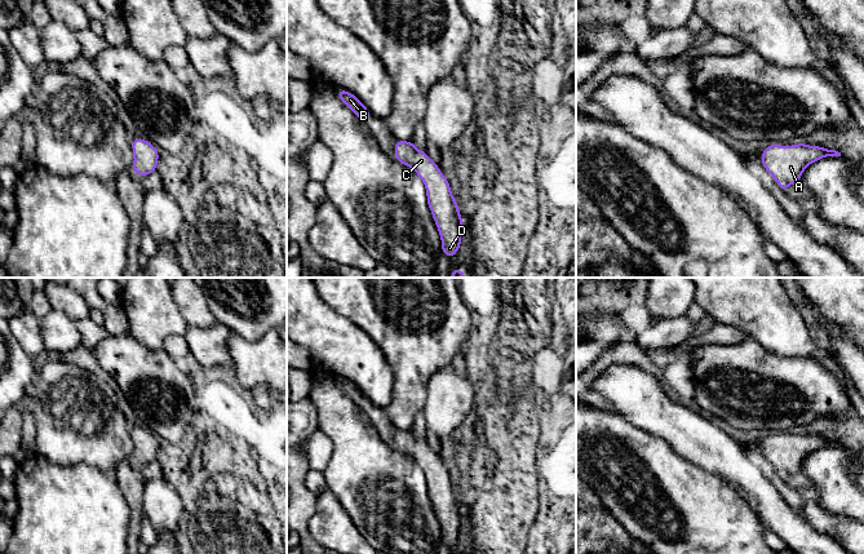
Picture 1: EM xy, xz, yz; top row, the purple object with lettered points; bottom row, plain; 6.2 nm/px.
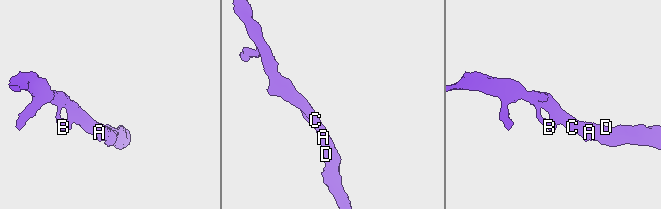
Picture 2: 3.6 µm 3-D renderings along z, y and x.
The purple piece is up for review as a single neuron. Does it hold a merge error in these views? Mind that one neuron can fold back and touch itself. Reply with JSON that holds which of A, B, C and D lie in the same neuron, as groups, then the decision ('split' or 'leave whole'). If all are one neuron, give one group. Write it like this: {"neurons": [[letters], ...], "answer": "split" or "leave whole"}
{"neurons": [["A", "B", "C", "D"]], "answer": "leave whole"}

